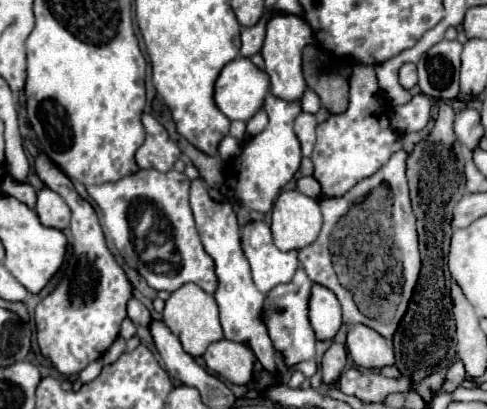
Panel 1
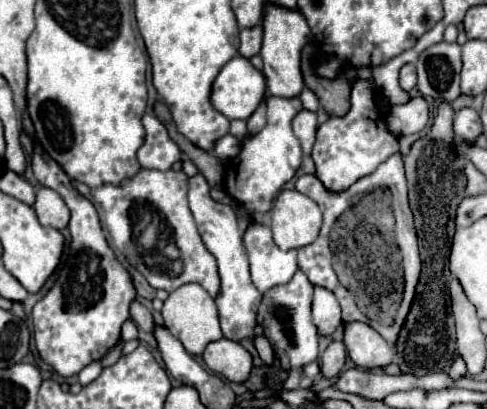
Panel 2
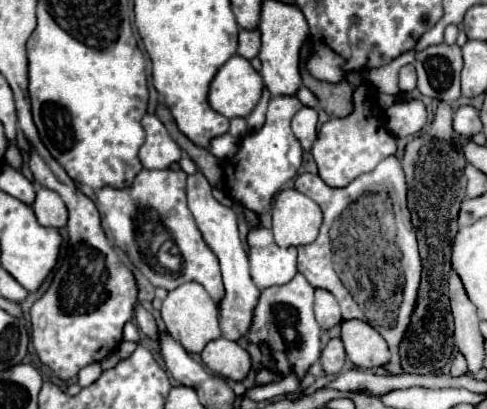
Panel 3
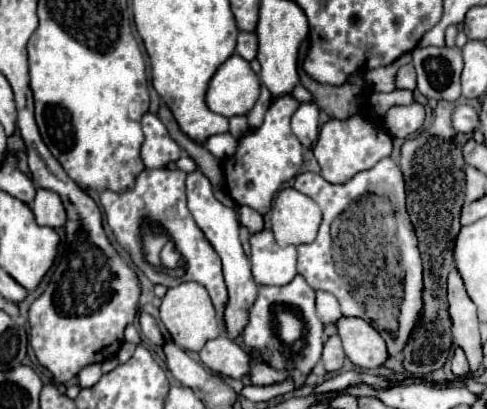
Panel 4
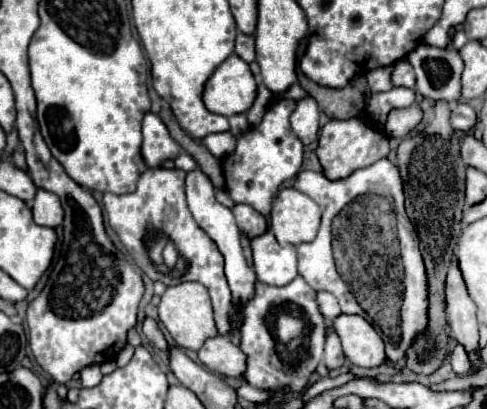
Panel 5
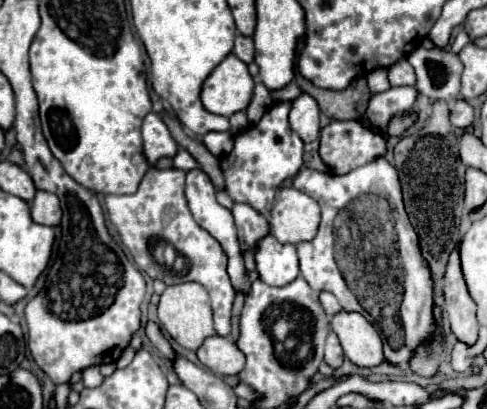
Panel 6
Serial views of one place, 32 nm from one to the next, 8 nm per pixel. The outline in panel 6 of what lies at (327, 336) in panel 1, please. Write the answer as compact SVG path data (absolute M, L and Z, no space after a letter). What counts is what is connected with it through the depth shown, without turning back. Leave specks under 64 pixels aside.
M320 292L320 304L322 304L326 316L330 316L330 318L342 310L338 300L336 300L336 296L332 296L330 292Z

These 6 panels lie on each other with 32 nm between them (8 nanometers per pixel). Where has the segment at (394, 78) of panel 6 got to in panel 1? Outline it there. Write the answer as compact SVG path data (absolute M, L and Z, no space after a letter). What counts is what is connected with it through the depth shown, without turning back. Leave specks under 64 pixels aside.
M412 62L402 64L402 68L400 68L400 84L402 84L406 90L410 90L412 86L416 86L416 82L418 82L416 64L412 64Z

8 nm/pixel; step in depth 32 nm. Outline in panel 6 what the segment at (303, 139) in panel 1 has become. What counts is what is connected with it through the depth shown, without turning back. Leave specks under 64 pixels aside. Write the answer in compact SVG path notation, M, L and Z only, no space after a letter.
M302 94L292 102L290 110L290 126L302 138L302 142L314 142L320 132L320 110L312 96Z

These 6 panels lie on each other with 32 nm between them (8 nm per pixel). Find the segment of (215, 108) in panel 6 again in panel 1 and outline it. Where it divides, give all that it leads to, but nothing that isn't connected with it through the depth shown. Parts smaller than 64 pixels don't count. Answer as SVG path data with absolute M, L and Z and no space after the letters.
M238 56L236 60L228 62L216 82L216 94L214 100L218 104L218 108L230 118L230 120L242 120L248 122L262 106L264 106L264 98L270 90L270 78L264 70L260 70L258 66L254 66L250 62L250 58Z

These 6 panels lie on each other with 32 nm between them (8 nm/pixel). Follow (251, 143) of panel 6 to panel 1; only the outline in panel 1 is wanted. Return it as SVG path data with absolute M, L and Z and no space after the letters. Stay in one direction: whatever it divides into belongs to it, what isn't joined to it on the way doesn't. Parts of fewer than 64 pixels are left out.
M268 94L266 102L264 102L264 110L270 118L266 130L254 138L250 138L244 144L242 154L230 164L230 172L228 172L228 186L234 194L234 198L238 202L242 202L246 208L250 208L254 212L262 212L262 214L270 212L276 196L292 180L292 176L296 174L300 160L302 160L300 142L292 128L294 118L302 112L300 102L284 102L284 100Z

